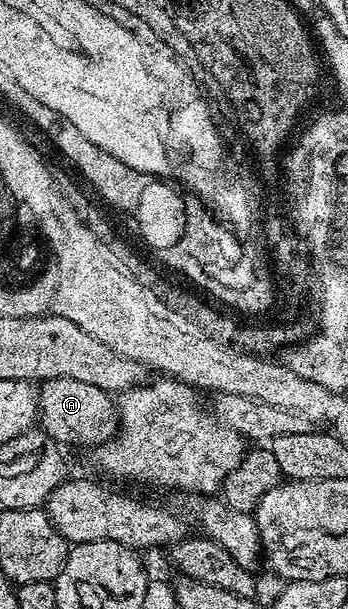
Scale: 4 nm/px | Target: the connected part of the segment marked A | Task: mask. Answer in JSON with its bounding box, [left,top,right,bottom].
[38,378,118,450]

